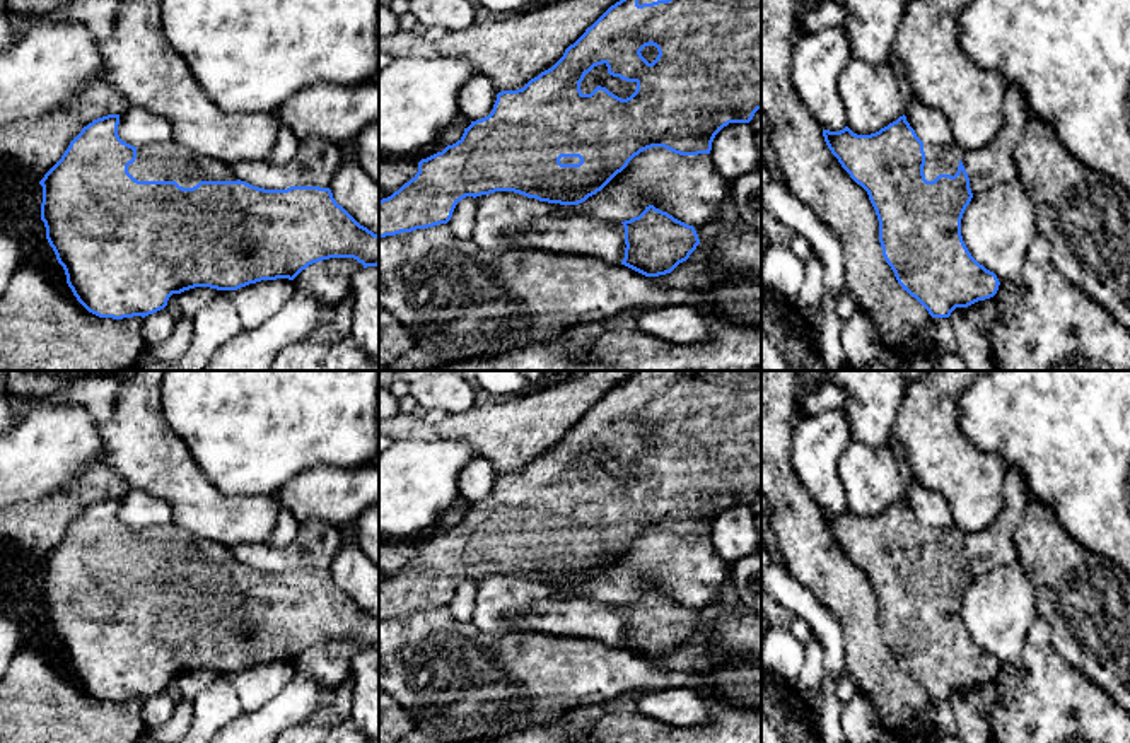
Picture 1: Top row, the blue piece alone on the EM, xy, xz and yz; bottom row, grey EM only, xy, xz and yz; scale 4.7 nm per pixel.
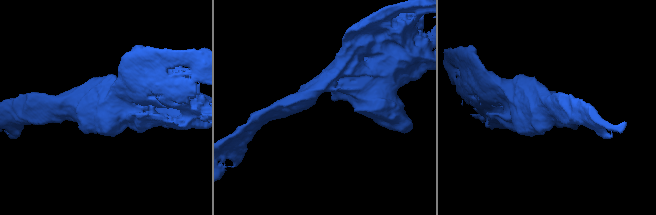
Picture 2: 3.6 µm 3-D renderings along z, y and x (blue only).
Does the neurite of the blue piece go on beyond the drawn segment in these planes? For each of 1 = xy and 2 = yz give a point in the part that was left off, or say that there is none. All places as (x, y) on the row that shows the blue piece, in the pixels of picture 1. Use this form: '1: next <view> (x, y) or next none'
1: next xy (161, 161)
2: next yz (939, 159)

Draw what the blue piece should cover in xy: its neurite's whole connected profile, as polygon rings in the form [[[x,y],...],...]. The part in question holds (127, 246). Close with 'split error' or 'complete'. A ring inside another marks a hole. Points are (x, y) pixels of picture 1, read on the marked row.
[[[119,114],[94,120],[70,142],[61,159],[39,181],[46,239],[77,301],[99,318],[149,316],[167,306],[172,294],[195,287],[237,290],[261,280],[294,280],[309,265],[353,258],[379,266],[379,236],[360,225],[329,188],[290,186],[265,190],[241,181],[230,166],[196,155],[176,140],[133,147],[118,135]]]; split error

